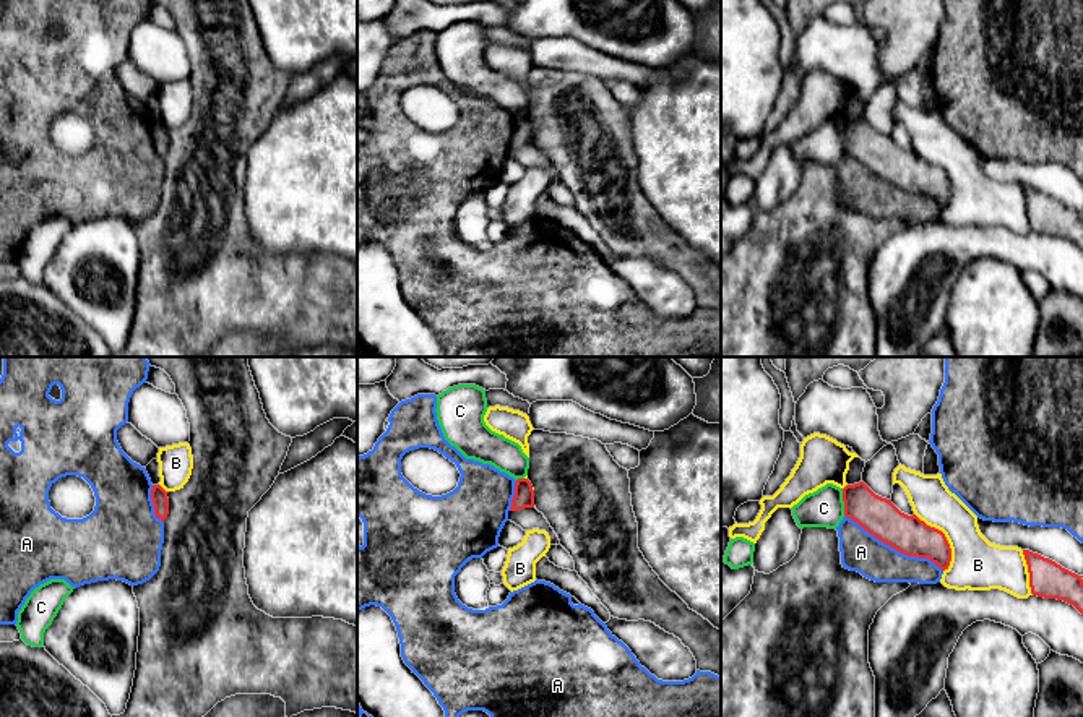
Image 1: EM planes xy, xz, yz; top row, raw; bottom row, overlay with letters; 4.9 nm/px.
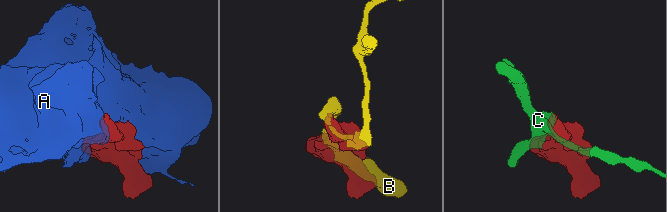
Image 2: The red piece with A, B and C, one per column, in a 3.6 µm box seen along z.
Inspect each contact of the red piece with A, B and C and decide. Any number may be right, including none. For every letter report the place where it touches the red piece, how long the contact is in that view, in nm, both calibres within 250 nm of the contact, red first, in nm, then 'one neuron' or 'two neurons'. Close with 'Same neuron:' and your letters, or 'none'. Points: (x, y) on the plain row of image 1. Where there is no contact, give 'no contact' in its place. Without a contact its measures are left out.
A: contact yz (893, 184); length 550 nm; calibres 190 and 200 nm; two neurons
B: contact yz (945, 174); length 340 nm; calibres 190 and 260 nm; two neurons
C: contact yz (843, 137); length 140 nm; calibres 190 and 190 nm; two neurons
Same neuron: none

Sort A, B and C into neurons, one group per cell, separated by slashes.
A / B / C

